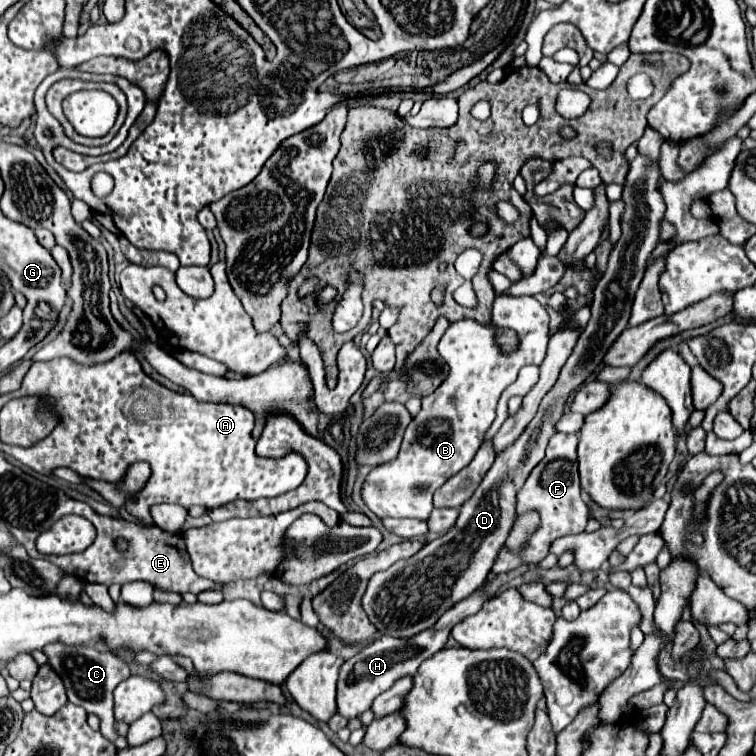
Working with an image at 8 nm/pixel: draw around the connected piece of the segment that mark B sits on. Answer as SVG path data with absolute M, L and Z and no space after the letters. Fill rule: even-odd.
M497 295L492 306L492 325L484 327L476 321L464 319L458 323L452 323L440 345L438 351L450 365L450 375L446 381L428 397L422 399L422 409L420 413L410 421L404 441L400 447L400 453L394 461L384 463L376 467L362 489L362 497L366 505L378 515L378 517L416 517L416 519L428 519L432 513L432 495L438 487L442 487L452 475L456 475L460 469L464 469L484 443L484 435L490 429L492 421L496 419L496 403L502 395L502 391L516 381L519 370L526 365L542 363L547 351L549 341L549 321L550 317L546 307L538 303L533 296L505 296ZM498 327L510 327L518 333L520 344L518 349L512 353L504 353L494 343L494 331Z

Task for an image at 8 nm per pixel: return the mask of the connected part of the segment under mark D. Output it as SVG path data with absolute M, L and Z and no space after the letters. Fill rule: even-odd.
M638 155L630 163L624 183L624 193L622 193L624 213L620 219L622 235L612 247L608 267L594 289L592 317L586 329L580 333L580 339L572 355L568 357L566 365L562 367L558 381L542 399L540 409L536 417L528 423L526 431L512 445L508 445L504 451L498 453L482 485L476 489L472 499L468 499L462 505L458 523L446 535L430 541L426 547L422 547L422 551L418 551L410 559L404 559L402 563L394 563L394 567L386 571L378 571L370 579L362 599L362 607L368 613L370 621L376 625L378 633L410 639L430 629L456 601L468 597L486 581L494 565L494 559L504 547L506 535L514 525L516 495L524 487L532 469L544 459L548 441L556 433L558 419L564 415L578 387L590 375L596 375L596 371L602 367L606 353L618 339L618 335L628 327L634 293L640 287L652 251L660 243L660 221L666 211L660 185L662 185L660 165L656 161L646 159L646 155Z

